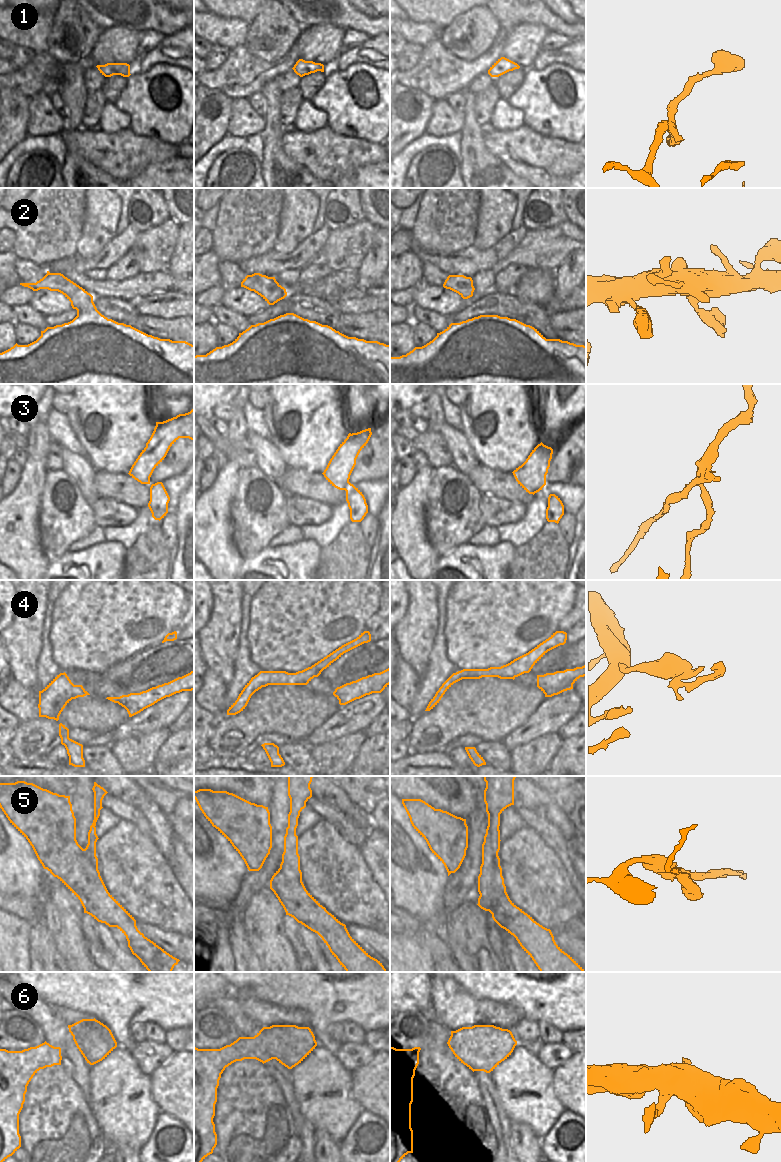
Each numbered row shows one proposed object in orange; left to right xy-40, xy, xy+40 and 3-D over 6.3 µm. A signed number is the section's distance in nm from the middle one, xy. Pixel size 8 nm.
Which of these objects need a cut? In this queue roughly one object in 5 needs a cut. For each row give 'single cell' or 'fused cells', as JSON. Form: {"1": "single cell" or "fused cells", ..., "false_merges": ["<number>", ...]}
{"1": "single cell", "2": "single cell", "3": "fused cells", "4": "fused cells", "5": "fused cells", "6": "single cell", "false_merges": ["3", "4", "5"]}

